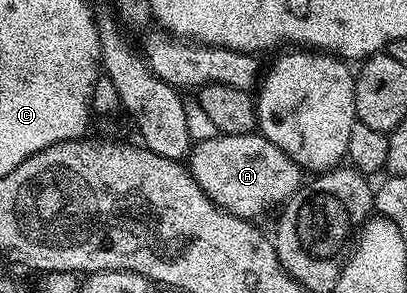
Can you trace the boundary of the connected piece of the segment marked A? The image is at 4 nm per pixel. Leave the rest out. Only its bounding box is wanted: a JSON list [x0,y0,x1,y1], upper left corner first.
[187,131,303,219]

